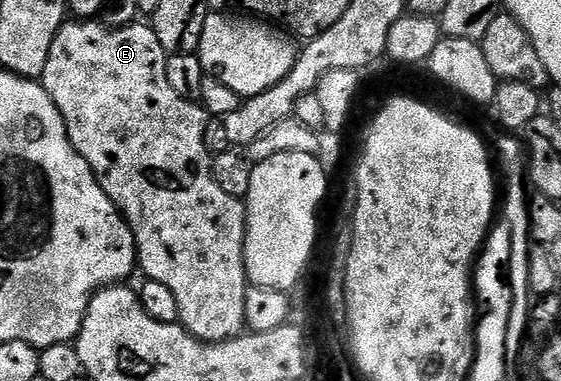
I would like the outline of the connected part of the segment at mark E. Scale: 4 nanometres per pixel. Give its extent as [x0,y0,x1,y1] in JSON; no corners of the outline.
[39,18,247,344]

